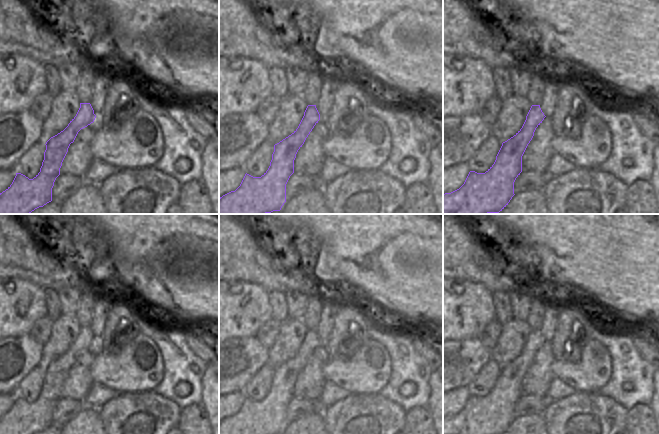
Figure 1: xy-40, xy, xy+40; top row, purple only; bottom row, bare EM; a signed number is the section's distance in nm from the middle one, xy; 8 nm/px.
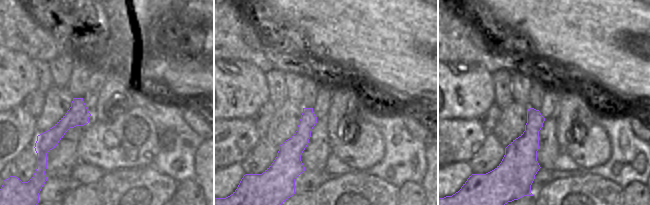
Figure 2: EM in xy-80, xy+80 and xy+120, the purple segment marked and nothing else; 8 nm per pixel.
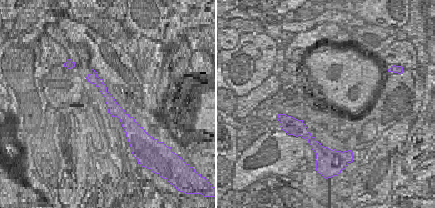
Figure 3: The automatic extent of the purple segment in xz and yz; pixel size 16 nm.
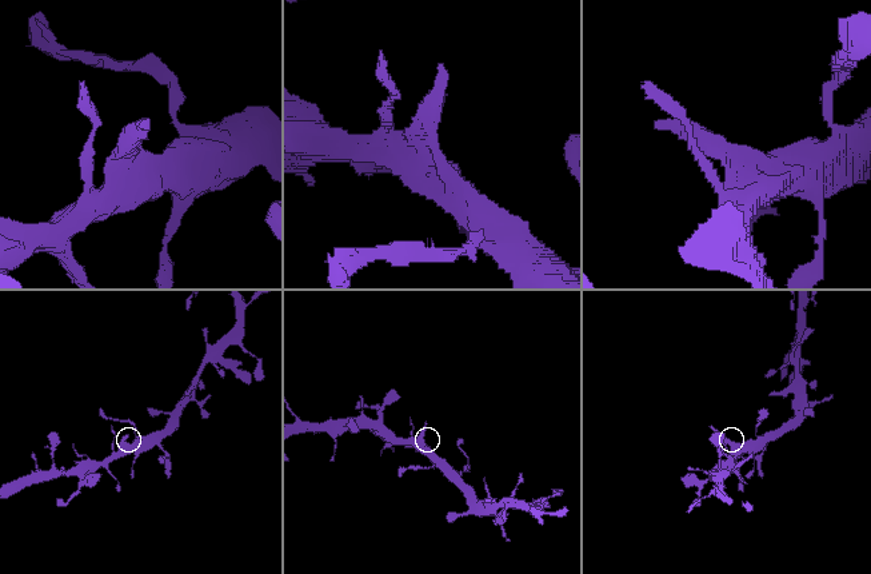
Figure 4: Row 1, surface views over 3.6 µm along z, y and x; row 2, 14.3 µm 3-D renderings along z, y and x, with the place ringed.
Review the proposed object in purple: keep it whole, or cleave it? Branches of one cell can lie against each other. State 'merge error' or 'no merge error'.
no merge error

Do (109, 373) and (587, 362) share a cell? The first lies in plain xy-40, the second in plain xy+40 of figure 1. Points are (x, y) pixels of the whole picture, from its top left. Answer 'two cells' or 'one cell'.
one cell

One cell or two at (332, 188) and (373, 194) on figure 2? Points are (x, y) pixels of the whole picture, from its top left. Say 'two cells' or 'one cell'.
one cell

